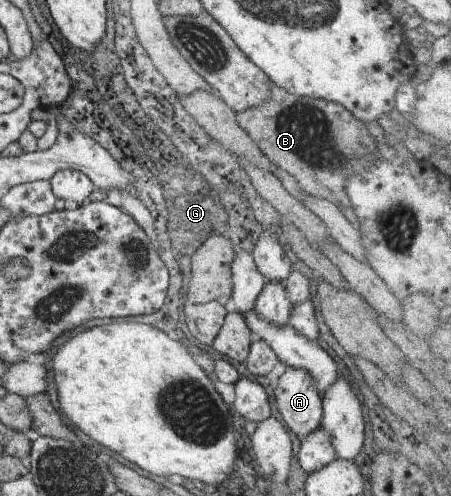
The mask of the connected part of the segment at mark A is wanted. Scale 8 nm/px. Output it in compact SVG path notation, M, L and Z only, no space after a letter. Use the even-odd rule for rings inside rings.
M287 367L274 390L275 406L290 432L305 438L322 424L322 397L316 380L301 367Z

